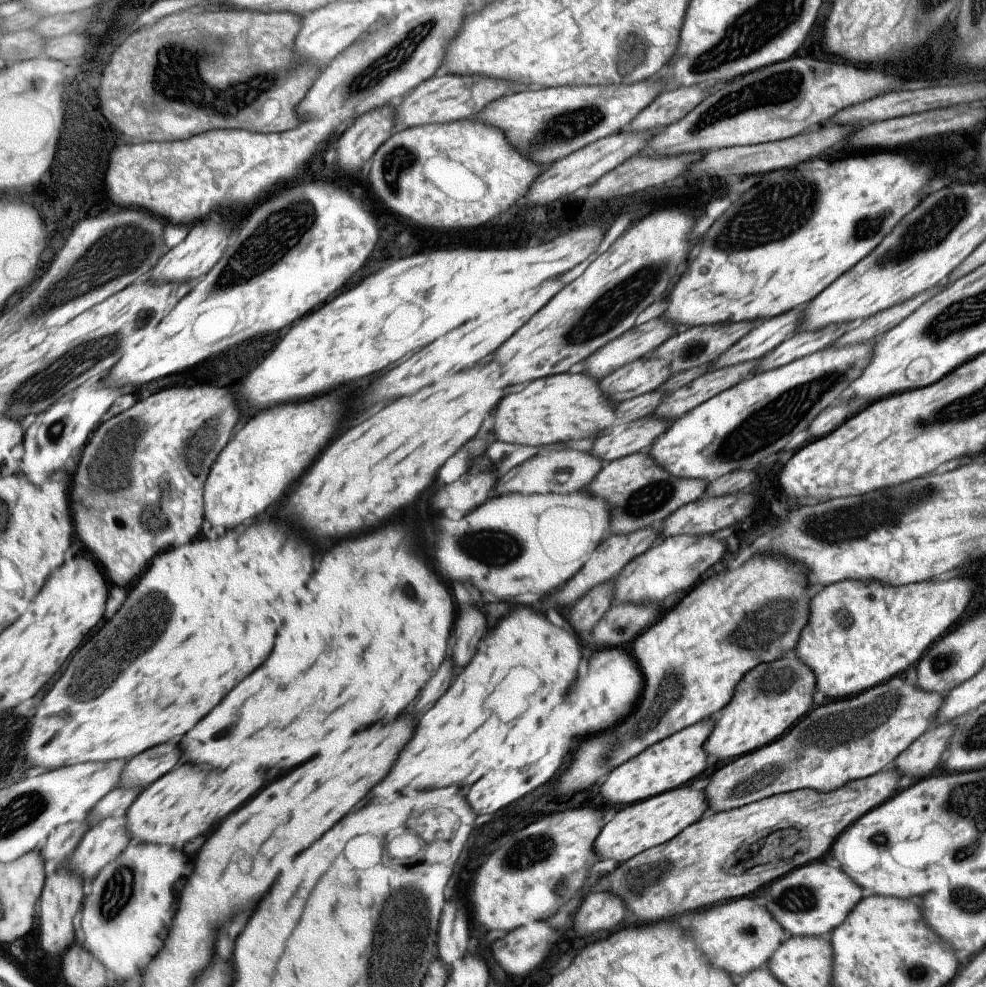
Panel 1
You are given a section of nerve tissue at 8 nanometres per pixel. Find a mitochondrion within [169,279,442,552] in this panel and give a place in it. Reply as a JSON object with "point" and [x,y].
{"point":[196,448]}

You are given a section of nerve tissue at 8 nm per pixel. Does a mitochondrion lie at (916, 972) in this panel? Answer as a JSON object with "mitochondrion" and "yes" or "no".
{"mitochondrion":"yes"}

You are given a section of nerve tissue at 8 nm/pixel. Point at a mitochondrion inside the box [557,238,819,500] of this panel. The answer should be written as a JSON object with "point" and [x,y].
{"point":[609,309]}

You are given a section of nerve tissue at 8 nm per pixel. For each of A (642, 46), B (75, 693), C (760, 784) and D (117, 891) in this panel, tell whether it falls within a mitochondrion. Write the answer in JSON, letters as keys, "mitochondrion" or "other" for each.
{"A":"mitochondrion","B":"mitochondrion","C":"mitochondrion","D":"mitochondrion"}

